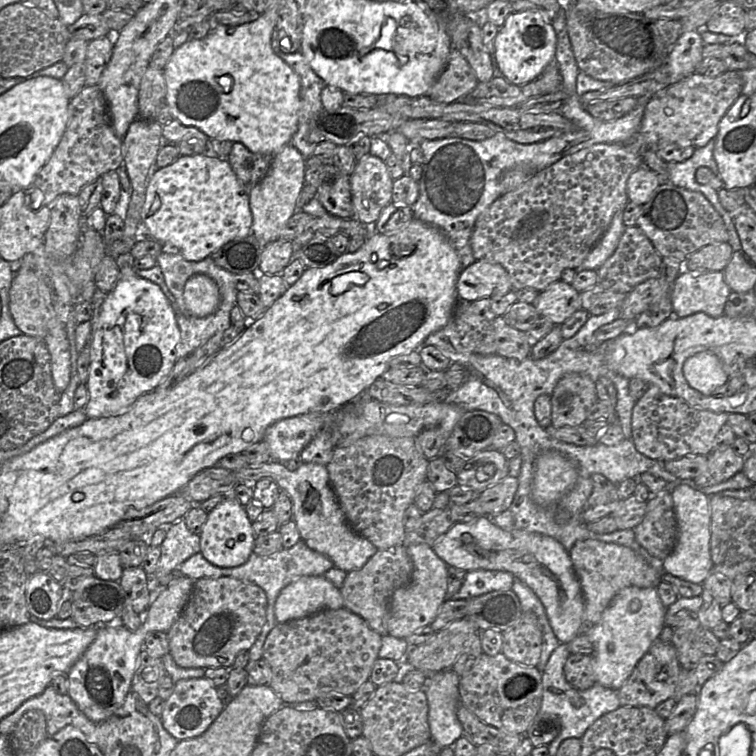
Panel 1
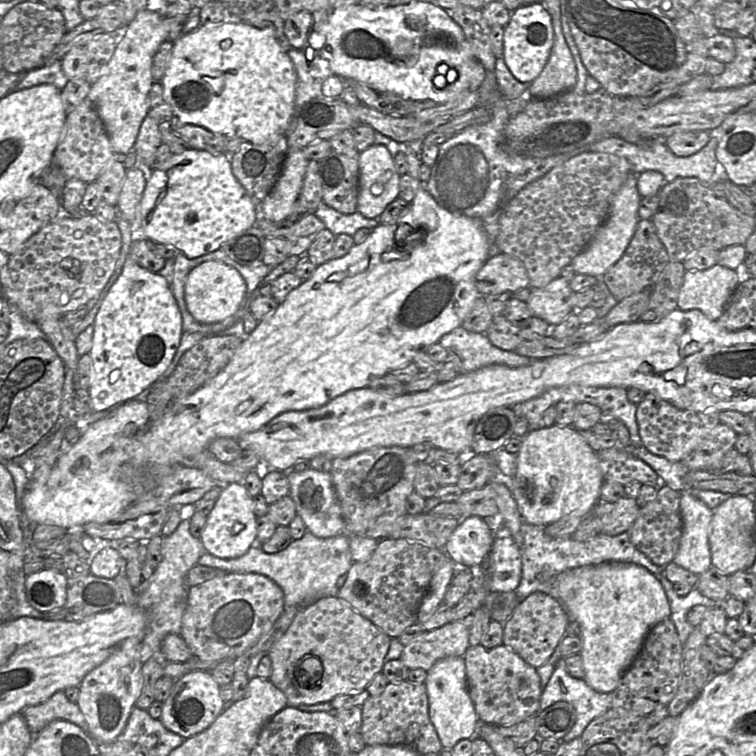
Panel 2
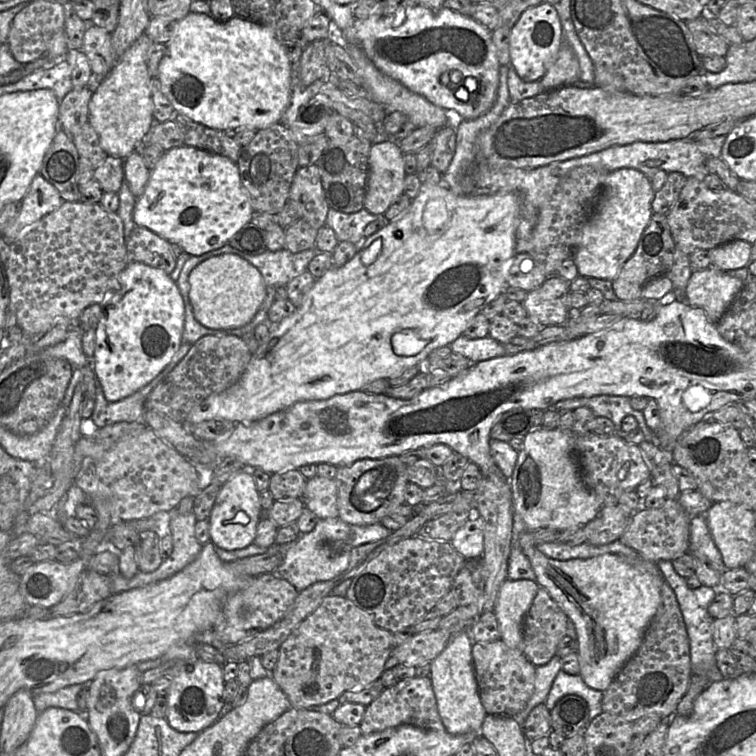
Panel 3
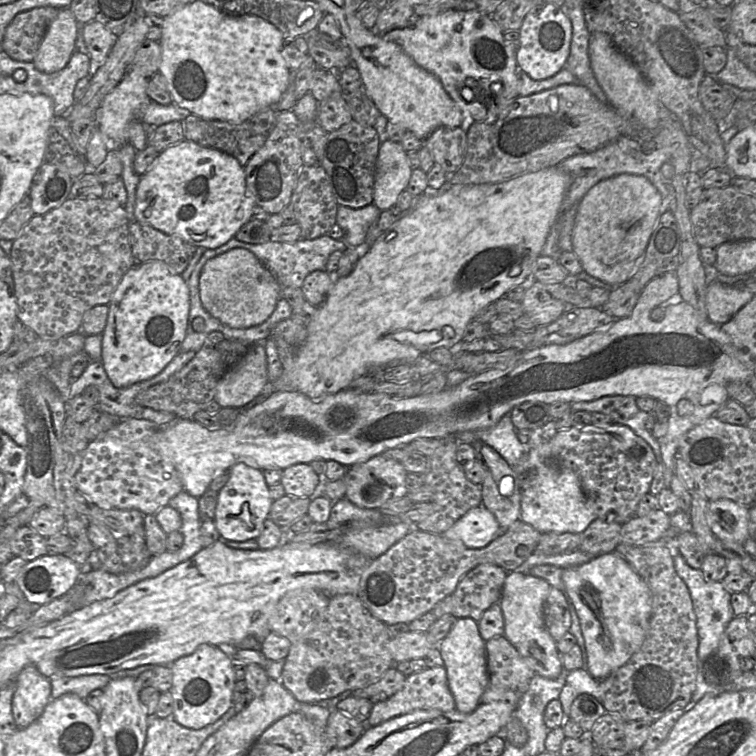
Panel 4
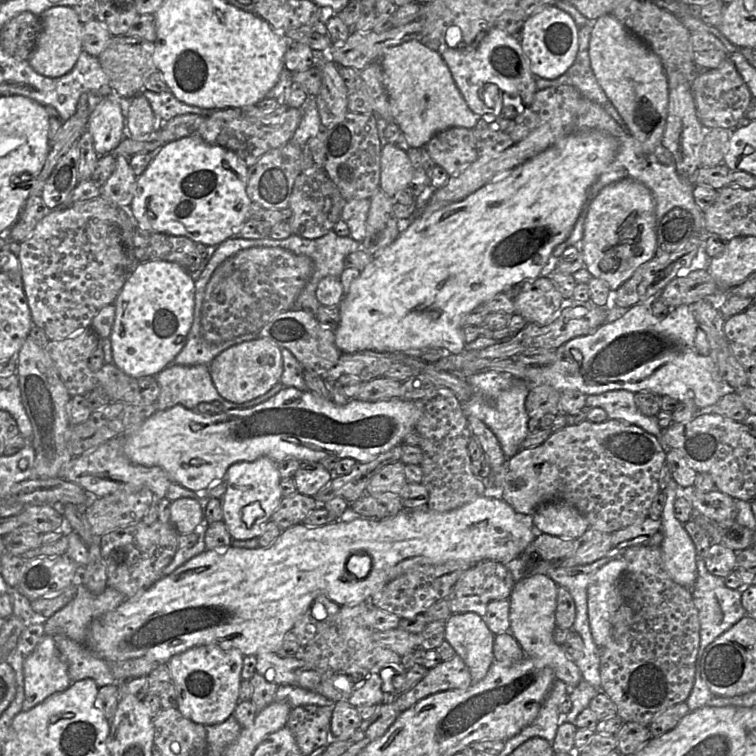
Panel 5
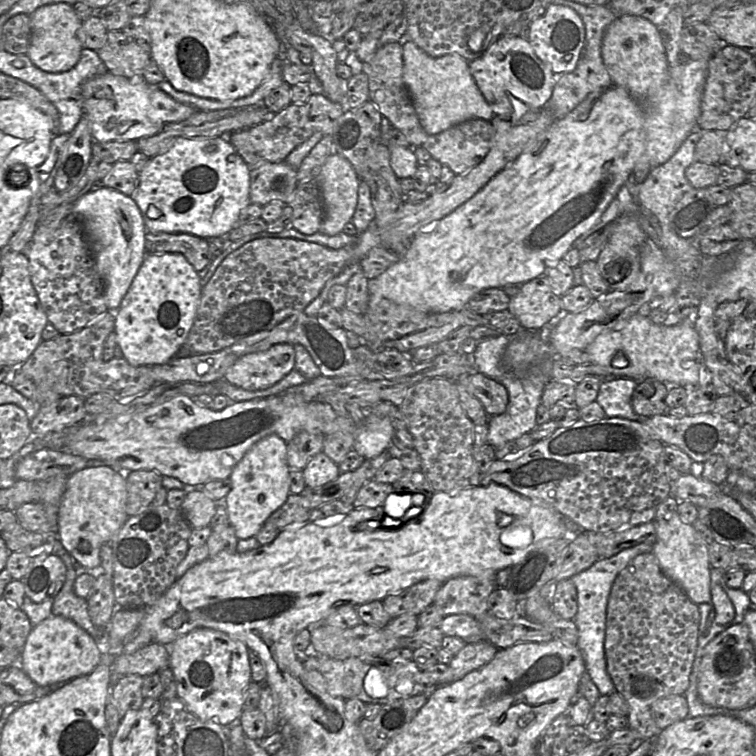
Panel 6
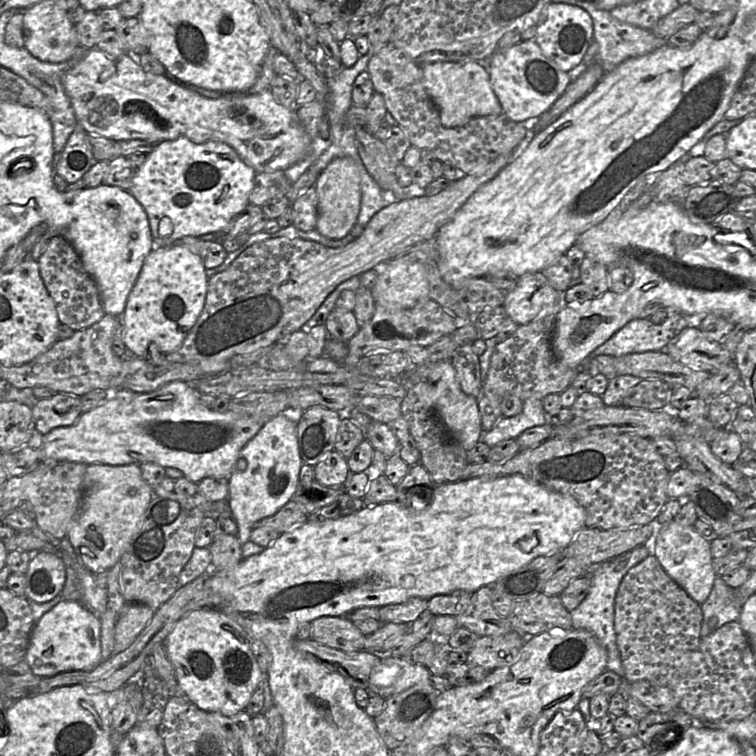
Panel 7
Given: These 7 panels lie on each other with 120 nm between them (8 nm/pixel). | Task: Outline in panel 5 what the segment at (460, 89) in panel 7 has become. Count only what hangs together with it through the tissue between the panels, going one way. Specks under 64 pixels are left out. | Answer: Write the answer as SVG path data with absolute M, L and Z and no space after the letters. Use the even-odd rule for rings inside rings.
M420 40L387 49L379 59L393 122L405 134L410 148L421 148L437 133L452 127L473 129L481 116L471 111L439 52Z

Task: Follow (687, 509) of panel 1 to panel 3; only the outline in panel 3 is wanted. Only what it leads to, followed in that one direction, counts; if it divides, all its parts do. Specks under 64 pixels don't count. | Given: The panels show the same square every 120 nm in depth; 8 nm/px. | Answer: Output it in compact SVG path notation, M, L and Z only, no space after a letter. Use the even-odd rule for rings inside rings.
M705 515L691 517L689 528L690 542L688 553L696 559L710 563L710 565L724 573L727 568L723 562L721 552L711 536Z

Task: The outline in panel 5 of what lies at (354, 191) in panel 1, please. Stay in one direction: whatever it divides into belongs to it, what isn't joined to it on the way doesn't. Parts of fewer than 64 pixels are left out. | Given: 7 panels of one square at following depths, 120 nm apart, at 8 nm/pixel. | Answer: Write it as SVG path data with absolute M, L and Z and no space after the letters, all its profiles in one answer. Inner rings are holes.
M388 142L382 146L380 159L380 189L394 198L396 193L407 187L413 177L414 168L407 151Z

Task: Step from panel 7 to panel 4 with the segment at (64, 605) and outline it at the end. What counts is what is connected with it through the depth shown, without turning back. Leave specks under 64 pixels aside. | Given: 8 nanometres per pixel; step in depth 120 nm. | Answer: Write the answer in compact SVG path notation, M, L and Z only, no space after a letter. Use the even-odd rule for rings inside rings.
M26 666L14 682L12 714L17 729L36 721L51 700L51 680L36 667Z

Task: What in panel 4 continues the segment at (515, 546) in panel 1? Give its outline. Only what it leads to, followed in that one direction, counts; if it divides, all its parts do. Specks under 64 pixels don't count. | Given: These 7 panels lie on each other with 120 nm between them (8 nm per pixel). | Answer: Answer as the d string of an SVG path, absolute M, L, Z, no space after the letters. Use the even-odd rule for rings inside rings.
M479 505L470 509L442 536L461 542L466 548L480 549L501 533L495 516L487 508Z

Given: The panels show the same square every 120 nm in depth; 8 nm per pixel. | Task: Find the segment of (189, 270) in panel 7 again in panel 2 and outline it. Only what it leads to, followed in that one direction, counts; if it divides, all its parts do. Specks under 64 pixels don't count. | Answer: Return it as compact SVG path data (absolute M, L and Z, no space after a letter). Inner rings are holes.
M129 254L120 276L103 299L93 326L89 412L112 409L116 404L134 399L143 390L150 388L169 367L183 333L181 312L172 292L172 284L169 285L159 273L140 267Z

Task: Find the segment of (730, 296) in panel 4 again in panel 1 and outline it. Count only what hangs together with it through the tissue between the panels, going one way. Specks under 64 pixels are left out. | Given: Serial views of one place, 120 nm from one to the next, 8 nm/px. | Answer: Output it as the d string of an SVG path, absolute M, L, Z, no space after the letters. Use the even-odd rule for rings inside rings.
M683 271L671 291L673 314L683 318L698 312L711 317L724 315L731 290L723 271Z

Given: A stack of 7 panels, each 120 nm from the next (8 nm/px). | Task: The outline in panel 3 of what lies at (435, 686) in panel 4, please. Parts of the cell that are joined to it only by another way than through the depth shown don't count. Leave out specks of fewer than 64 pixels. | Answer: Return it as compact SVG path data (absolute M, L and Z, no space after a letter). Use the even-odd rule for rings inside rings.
M430 676L411 677L385 688L368 706L360 723L364 735L380 732L400 725L412 725L426 731L445 731L441 721Z

